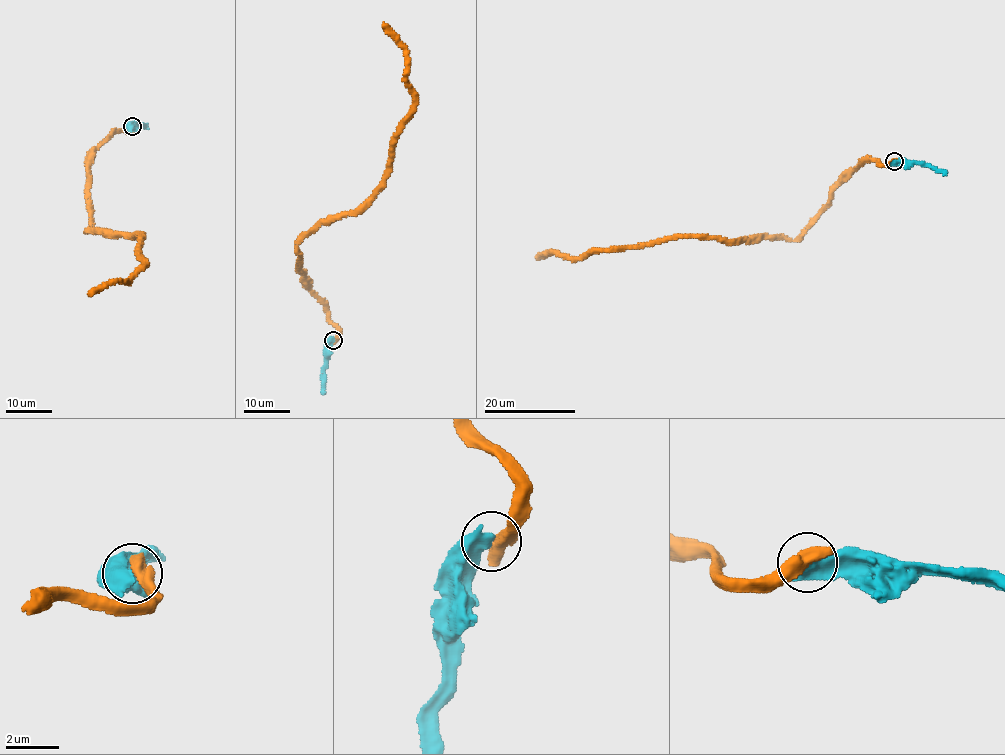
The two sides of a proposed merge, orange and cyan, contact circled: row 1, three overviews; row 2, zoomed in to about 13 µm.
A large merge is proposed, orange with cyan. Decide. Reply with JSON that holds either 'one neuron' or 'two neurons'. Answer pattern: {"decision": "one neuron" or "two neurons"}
{"decision": "two neurons"}

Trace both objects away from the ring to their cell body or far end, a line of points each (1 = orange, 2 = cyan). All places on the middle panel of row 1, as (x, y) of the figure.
1: (333, 339), (326, 303), (297, 271), (298, 246), (371, 196), (412, 109), (405, 47), (384, 22)
2: (333, 339), (324, 369), (325, 394)

